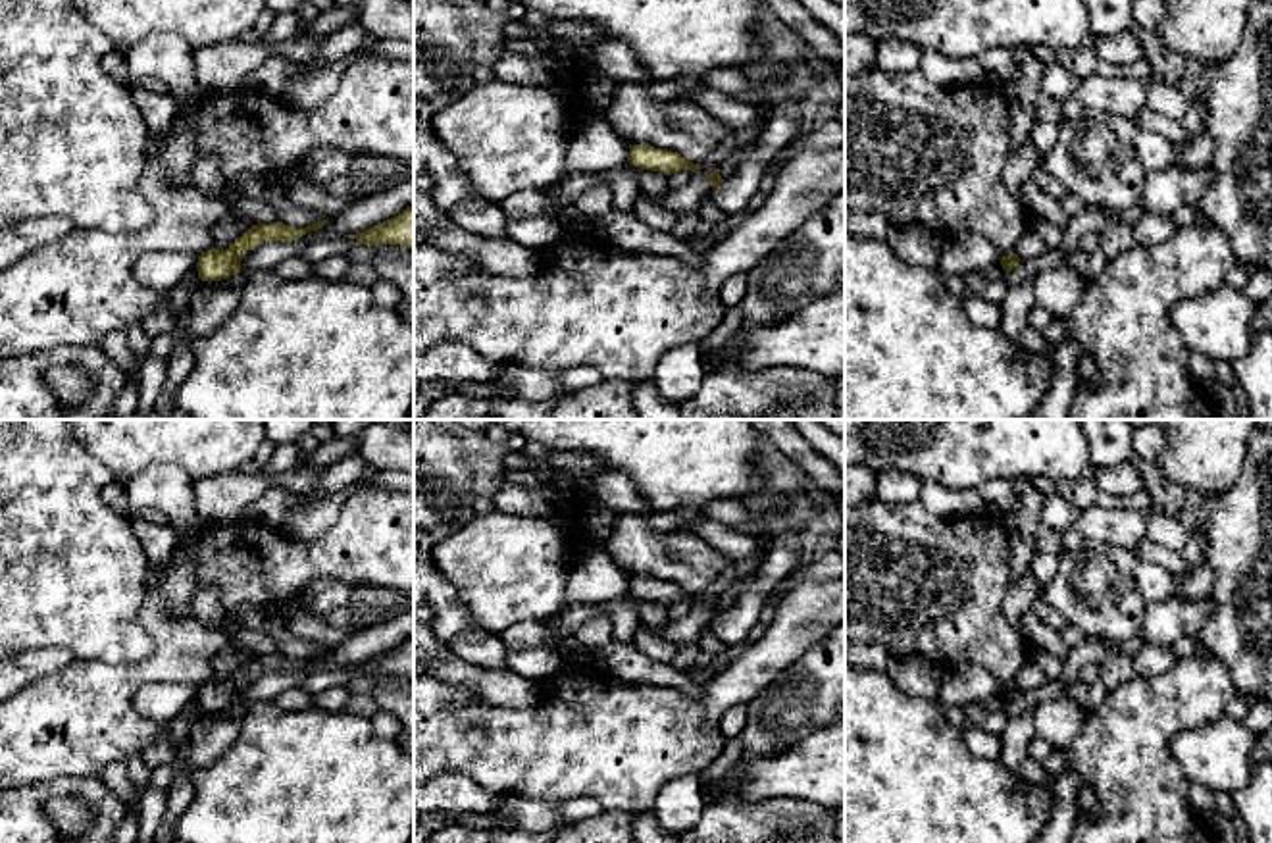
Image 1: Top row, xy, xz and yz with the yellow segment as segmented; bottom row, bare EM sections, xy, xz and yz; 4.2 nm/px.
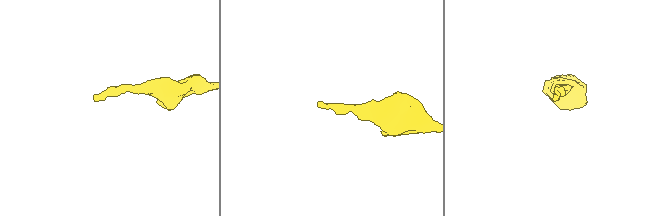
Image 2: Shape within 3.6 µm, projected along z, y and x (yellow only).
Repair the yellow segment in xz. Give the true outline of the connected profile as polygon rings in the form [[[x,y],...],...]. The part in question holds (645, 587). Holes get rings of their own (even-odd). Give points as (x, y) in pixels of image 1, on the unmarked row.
[[[629,575],[627,593],[641,600],[662,602],[664,606],[681,600],[699,602],[699,595],[693,595],[668,579],[654,579],[650,575]]]

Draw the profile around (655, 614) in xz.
[[[643,600],[637,608],[641,624],[660,629],[668,622],[668,606]]]

